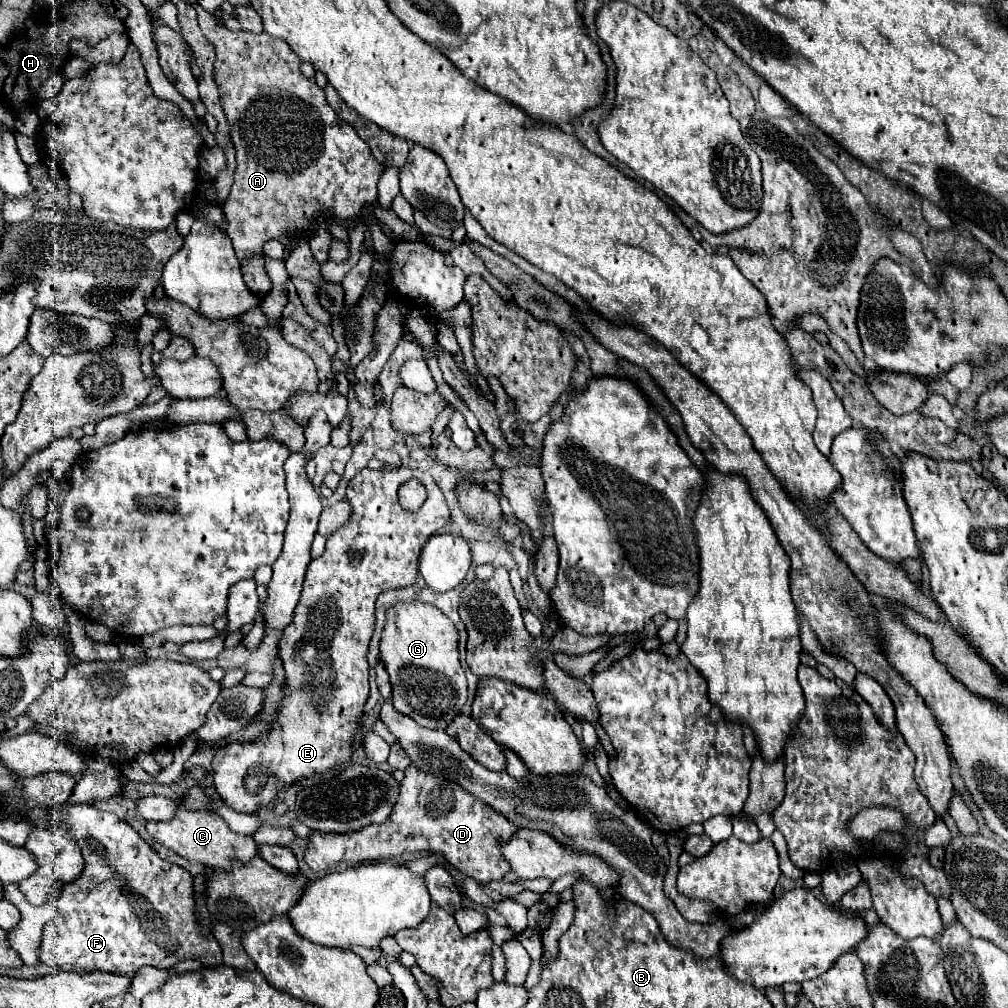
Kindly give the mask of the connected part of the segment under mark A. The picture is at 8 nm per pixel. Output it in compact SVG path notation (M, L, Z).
M196 3L193 5L198 15L198 23L200 23L200 29L202 29L202 35L214 45L214 51L216 51L216 61L214 61L214 79L216 79L216 85L218 85L218 91L220 91L220 103L224 107L224 113L230 121L230 135L232 135L232 143L236 147L236 161L238 161L238 167L236 167L236 179L234 179L234 185L232 185L232 191L228 195L228 201L224 203L224 215L228 219L228 229L226 229L226 235L232 239L234 243L234 251L236 251L236 257L240 261L240 265L246 263L246 259L252 259L252 257L258 257L258 255L264 255L264 243L270 241L270 239L278 239L285 247L290 245L290 239L298 236L308 235L308 231L311 231L312 227L316 224L316 221L322 221L324 219L324 211L330 213L330 217L334 217L336 221L354 221L358 217L358 211L368 205L368 203L376 203L376 183L378 183L378 177L380 173L384 171L384 167L380 167L380 163L376 163L376 159L372 157L370 153L370 147L356 135L356 131L350 127L350 125L342 125L336 111L328 105L326 101L326 95L324 91L316 85L314 79L306 79L302 73L300 73L300 59L298 55L282 41L282 39L276 39L276 37L270 37L270 35L254 35L254 33L242 33L242 31L230 31L230 29L220 29L212 15L208 15L202 7Z

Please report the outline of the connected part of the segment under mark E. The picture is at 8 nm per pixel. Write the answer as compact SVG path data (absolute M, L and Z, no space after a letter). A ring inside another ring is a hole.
M362 469L348 483L346 497L352 505L350 521L328 537L326 551L308 565L294 619L284 627L282 637L278 639L278 655L284 665L284 685L274 721L268 725L266 733L252 741L228 741L212 759L214 787L222 801L238 813L254 813L276 799L278 791L328 769L352 763L354 735L362 729L364 705L370 697L368 643L374 635L374 603L384 591L404 589L416 583L420 547L424 547L434 531L442 531L450 523L450 509L442 491L428 473L418 469ZM412 477L428 485L428 497L416 513L402 509L398 503L398 487Z

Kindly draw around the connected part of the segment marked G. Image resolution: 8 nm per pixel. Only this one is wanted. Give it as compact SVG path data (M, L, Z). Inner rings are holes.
M398 601L386 615L386 627L380 641L380 657L386 663L386 671L390 675L394 707L400 713L412 717L416 723L428 729L446 729L454 721L454 717L460 715L468 699L468 685L464 669L460 665L458 631L454 623L434 605L422 601Z

